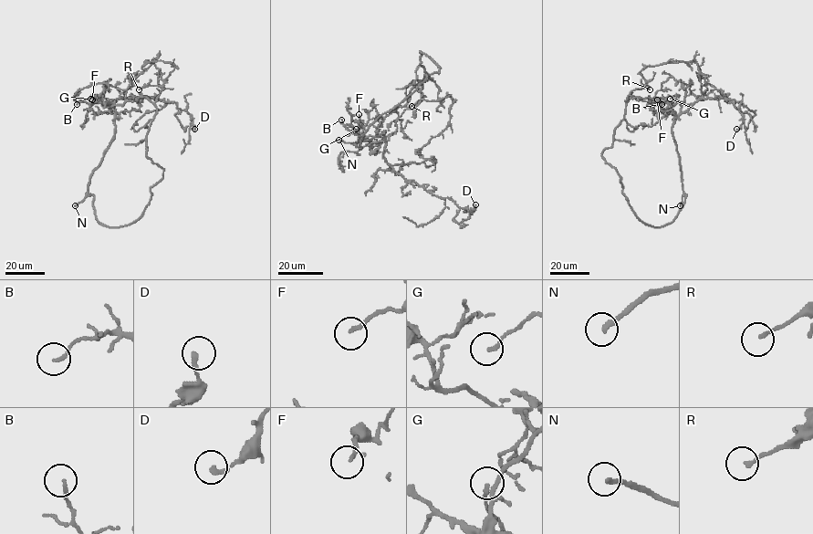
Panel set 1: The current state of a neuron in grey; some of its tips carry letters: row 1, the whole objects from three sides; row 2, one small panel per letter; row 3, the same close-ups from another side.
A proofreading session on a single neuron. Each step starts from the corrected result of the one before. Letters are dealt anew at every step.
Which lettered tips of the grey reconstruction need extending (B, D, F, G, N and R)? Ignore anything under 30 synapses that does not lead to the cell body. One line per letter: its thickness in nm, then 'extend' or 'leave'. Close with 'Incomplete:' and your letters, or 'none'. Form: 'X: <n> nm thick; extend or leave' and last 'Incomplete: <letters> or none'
B: 130 nm thick; leave
D: 240 nm thick; leave
F: 150 nm thick; leave
G: 120 nm thick; leave
N: 220 nm thick; extend
R: 160 nm thick; leave
Incomplete: N

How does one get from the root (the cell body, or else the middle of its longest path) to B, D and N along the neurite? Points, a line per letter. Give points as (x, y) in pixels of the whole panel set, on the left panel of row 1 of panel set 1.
B: (153, 61), (145, 61), (151, 63), (114, 102), (115, 113), (102, 103), (77, 104)
D: (153, 61), (145, 61), (151, 63), (119, 97), (148, 96), (174, 102), (190, 115), (194, 129)
N: (153, 61), (145, 61), (151, 63), (114, 102), (114, 139), (91, 176), (86, 197), (75, 205)

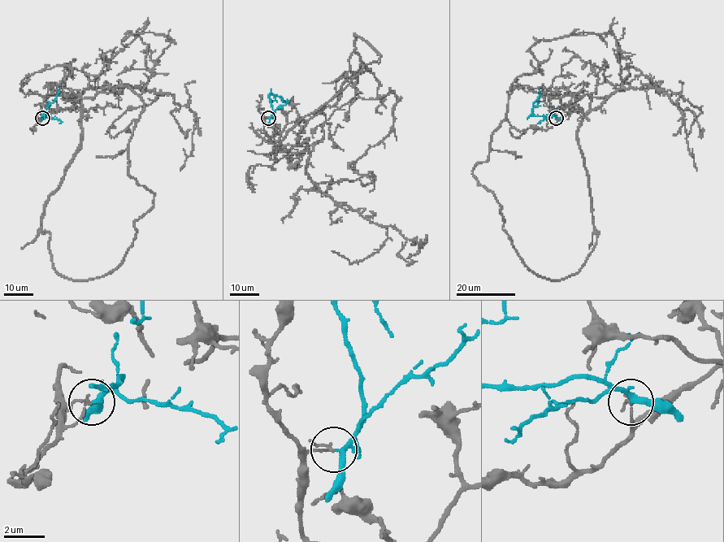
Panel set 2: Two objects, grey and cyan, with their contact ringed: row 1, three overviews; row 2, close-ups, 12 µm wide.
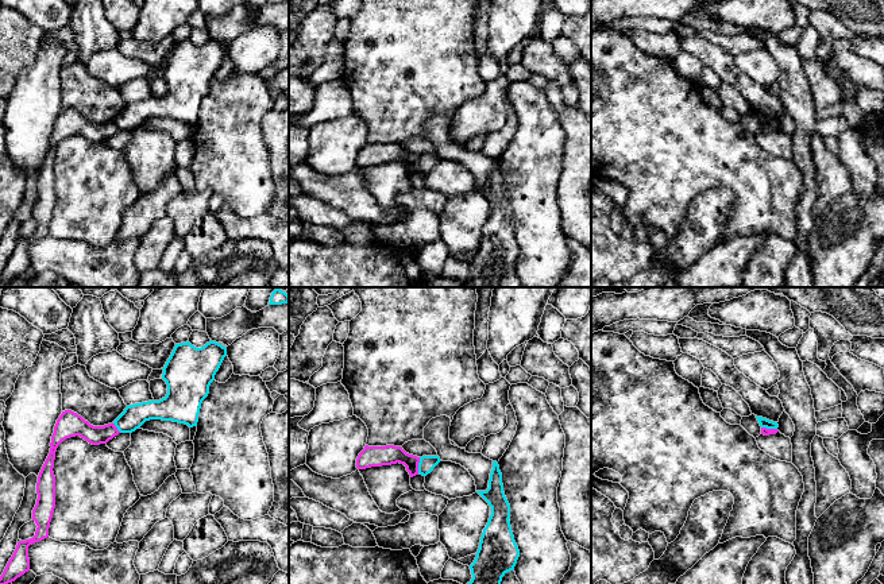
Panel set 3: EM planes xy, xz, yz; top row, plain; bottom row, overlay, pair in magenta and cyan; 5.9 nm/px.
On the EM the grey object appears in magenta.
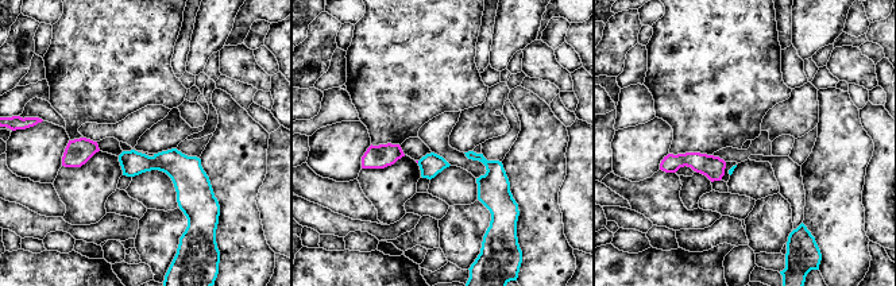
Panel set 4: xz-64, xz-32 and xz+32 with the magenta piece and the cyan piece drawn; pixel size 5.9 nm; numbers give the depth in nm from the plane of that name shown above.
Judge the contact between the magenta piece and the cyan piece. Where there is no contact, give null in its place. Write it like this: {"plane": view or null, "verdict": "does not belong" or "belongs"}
{"plane": "xz", "verdict": "does not belong"}

